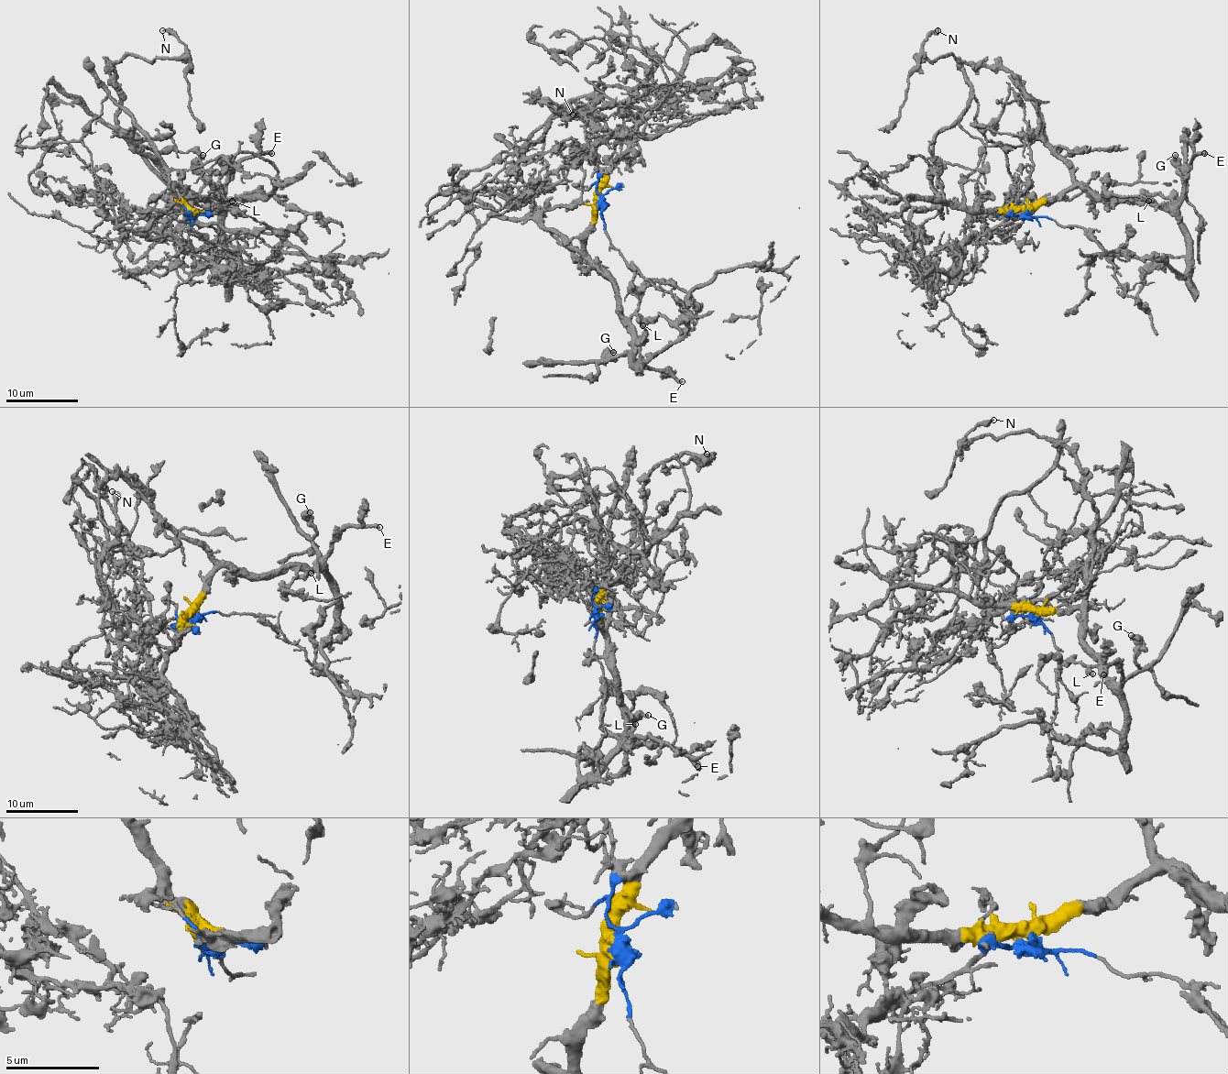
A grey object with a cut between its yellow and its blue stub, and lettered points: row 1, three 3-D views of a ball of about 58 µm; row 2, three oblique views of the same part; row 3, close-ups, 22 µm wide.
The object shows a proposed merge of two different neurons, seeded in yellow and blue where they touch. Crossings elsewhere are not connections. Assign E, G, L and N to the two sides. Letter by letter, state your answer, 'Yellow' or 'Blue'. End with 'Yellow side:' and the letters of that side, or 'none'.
E: Yellow
G: Yellow
L: Yellow
N: Yellow
Yellow side: E, G, L, N

